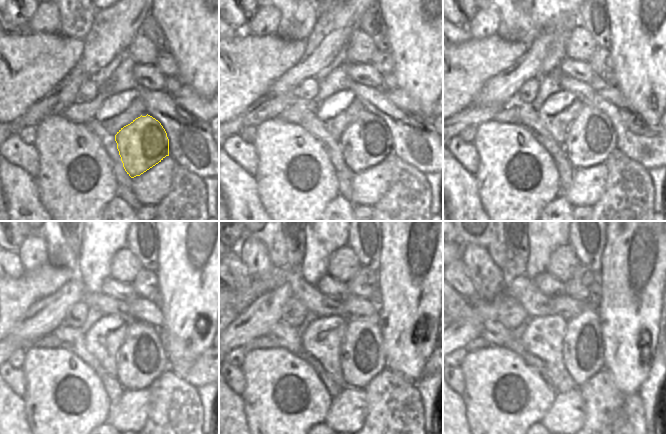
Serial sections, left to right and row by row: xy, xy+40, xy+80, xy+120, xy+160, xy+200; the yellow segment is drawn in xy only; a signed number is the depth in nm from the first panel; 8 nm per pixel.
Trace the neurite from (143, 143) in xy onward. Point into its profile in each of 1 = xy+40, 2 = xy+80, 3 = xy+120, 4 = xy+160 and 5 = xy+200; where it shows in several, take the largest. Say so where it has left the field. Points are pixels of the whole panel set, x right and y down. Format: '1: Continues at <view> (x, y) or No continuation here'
1: Continues at xy+40 (367, 142)
2: Continues at xy+80 (589, 142)
3: Continues at xy+120 (138, 364)
4: Continues at xy+160 (360, 363)
5: Continues at xy+200 (582, 361).

